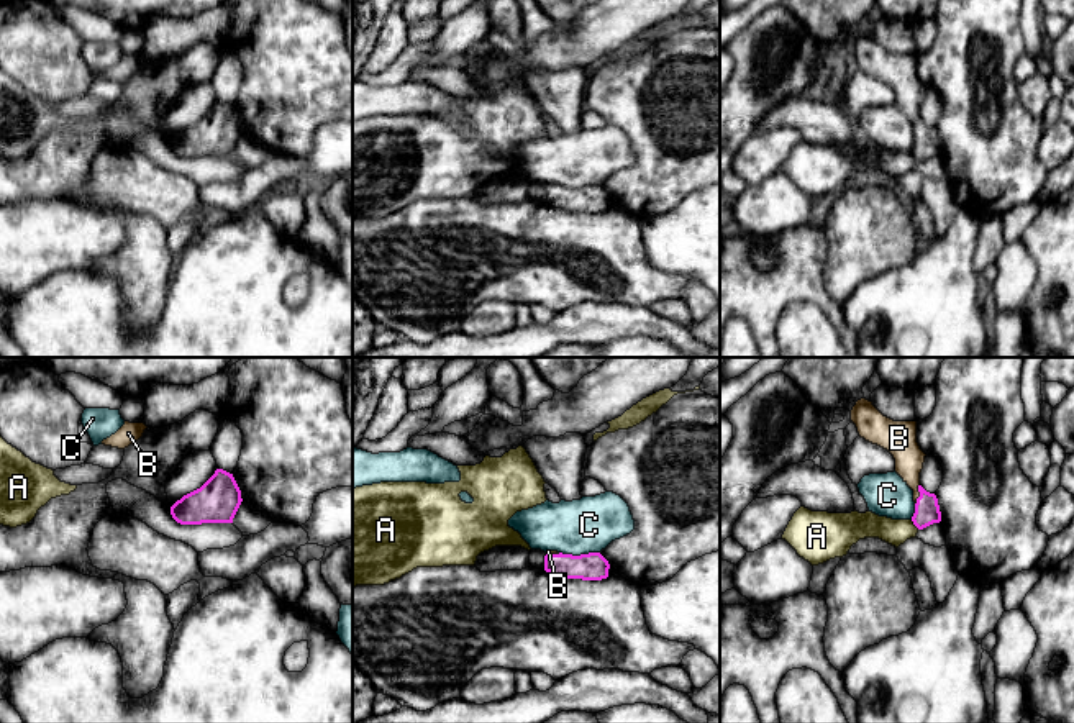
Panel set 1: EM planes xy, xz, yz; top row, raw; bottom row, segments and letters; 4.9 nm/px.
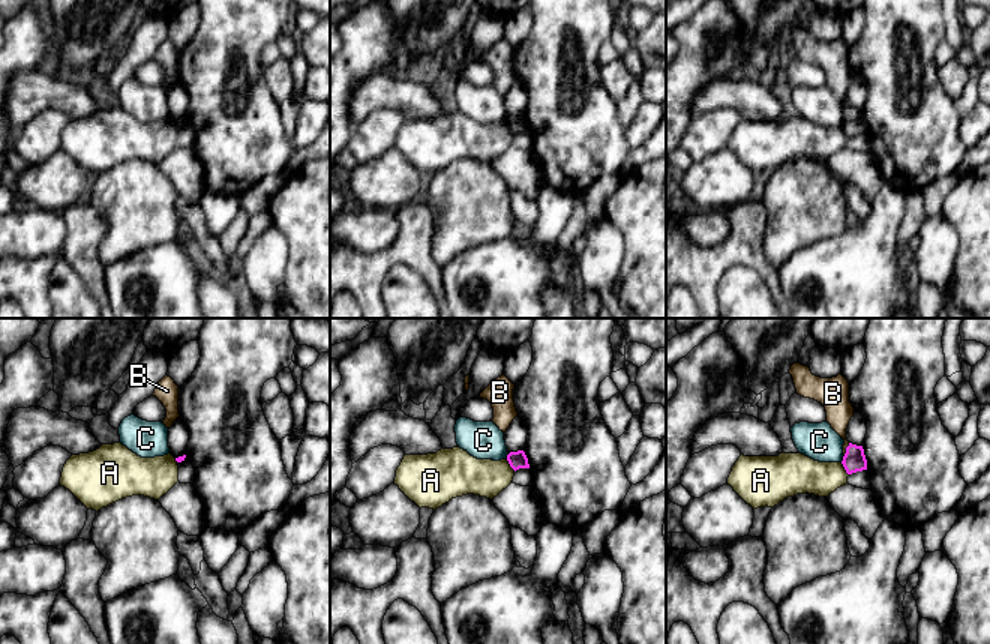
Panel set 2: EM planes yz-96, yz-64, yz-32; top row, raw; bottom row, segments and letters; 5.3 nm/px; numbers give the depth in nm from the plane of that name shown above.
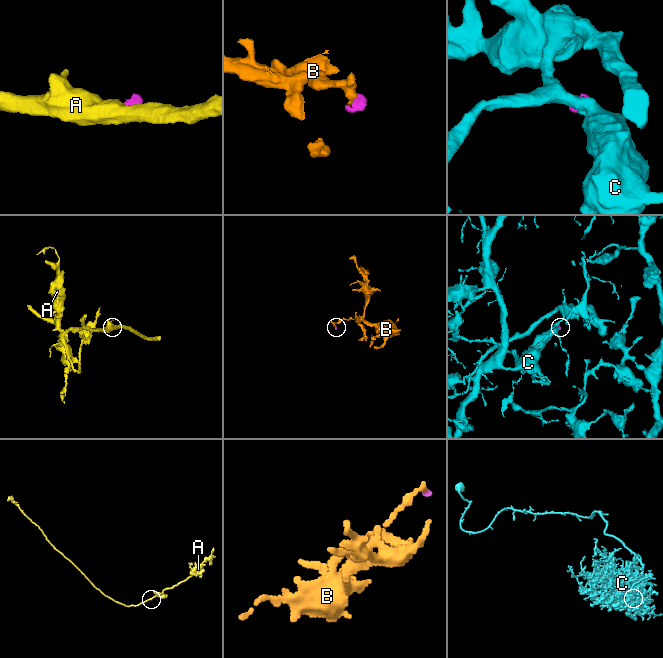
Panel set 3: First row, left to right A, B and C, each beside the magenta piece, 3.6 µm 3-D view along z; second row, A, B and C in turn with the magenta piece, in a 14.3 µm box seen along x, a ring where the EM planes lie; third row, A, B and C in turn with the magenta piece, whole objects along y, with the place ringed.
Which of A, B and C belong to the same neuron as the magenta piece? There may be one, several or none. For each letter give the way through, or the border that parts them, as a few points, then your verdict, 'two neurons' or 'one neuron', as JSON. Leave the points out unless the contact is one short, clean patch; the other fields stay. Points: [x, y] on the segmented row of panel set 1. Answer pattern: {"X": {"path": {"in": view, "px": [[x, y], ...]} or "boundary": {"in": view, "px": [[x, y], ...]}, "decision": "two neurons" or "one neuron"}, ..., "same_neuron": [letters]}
{"A": {"boundary": {"in": "yz", "px": [[910, 520], [919, 528]]}, "decision": "two neurons"}, "B": {"path": {"in": "yz", "px": [[927, 510], [920, 494], [909, 471], [909, 458]]}, "decision": "one neuron"}, "C": {"boundary": {"in": "xz", "px": [[559, 551], [573, 554], [599, 553]]}, "decision": "two neurons"}, "same_neuron": ["B"]}

